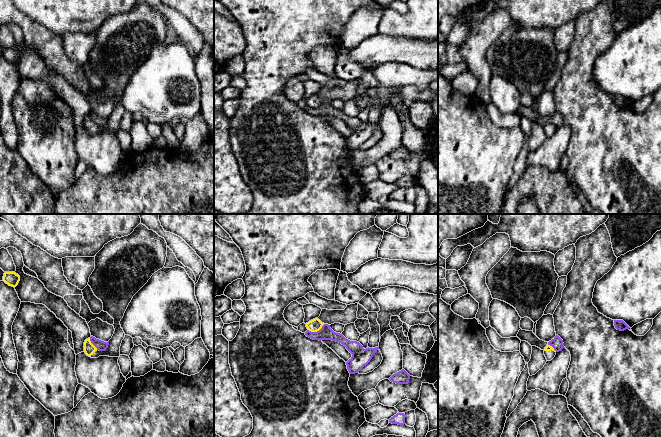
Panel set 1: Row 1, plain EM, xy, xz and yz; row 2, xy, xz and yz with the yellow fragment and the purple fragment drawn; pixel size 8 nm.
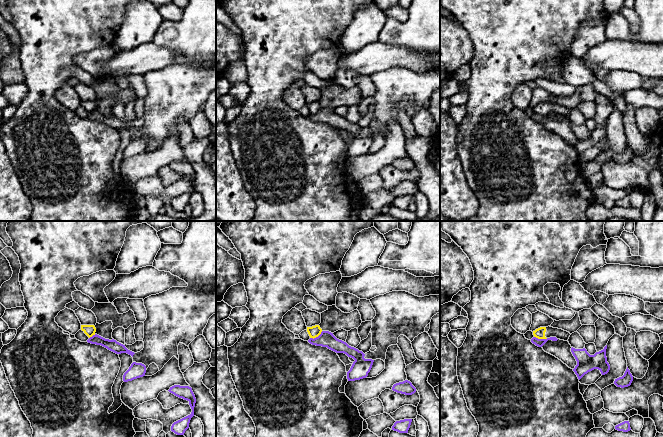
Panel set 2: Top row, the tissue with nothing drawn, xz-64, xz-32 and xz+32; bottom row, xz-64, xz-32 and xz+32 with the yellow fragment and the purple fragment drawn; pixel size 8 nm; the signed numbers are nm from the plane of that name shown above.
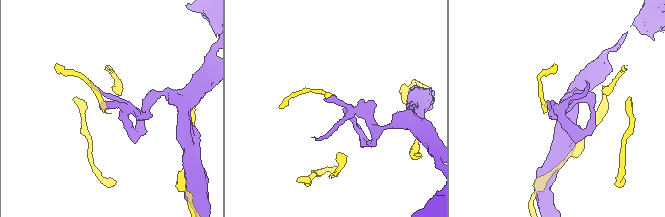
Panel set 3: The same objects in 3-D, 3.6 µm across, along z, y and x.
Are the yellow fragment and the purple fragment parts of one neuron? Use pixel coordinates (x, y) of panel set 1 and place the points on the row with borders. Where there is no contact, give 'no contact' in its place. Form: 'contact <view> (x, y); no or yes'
contact xz (316, 331); no

